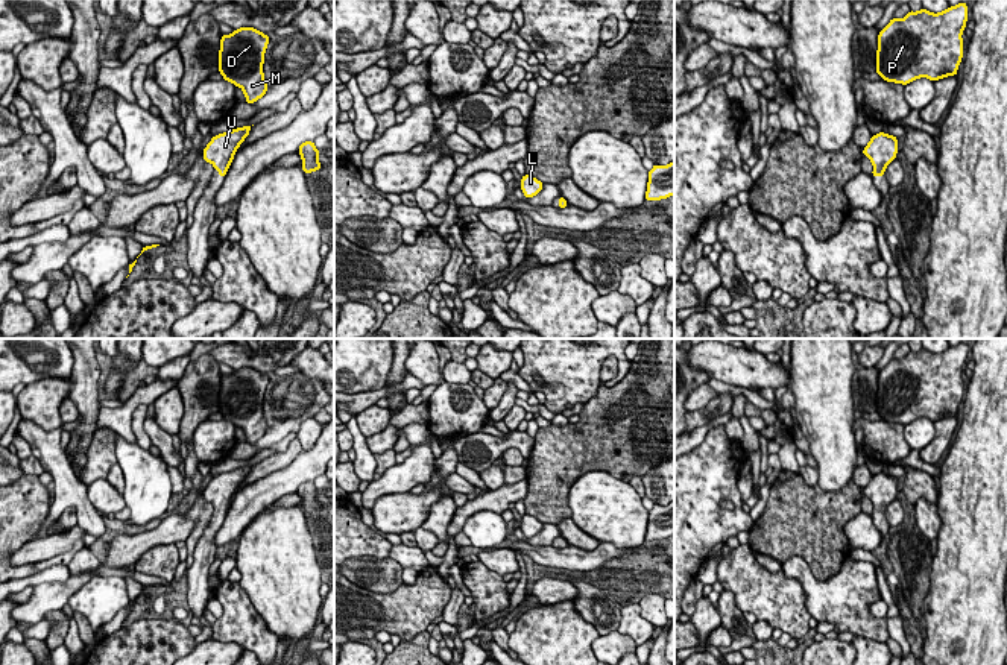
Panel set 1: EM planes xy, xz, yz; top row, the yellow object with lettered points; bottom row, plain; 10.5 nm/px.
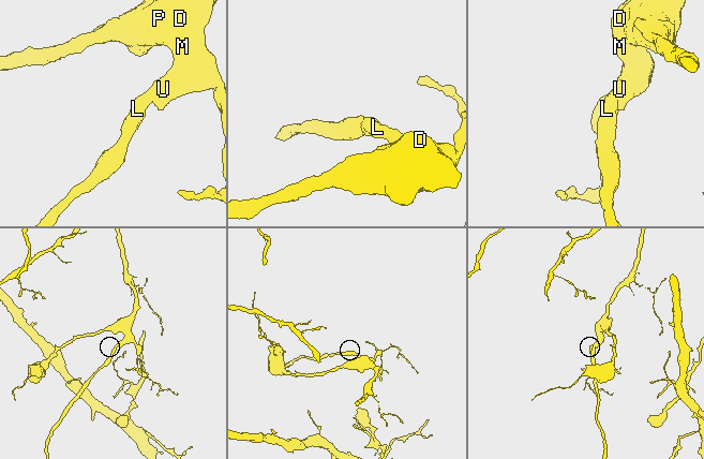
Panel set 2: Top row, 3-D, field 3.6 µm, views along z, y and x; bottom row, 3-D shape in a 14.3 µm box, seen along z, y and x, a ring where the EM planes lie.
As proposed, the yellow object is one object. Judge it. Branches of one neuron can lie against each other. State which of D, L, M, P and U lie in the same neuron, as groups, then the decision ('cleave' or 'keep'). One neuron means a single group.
groups D L M P U; keep

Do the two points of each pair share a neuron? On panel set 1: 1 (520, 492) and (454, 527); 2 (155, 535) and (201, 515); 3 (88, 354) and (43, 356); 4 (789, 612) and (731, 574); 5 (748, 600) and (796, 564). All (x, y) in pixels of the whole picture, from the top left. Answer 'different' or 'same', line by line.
1: same
2: different
3: different
4: same
5: different

